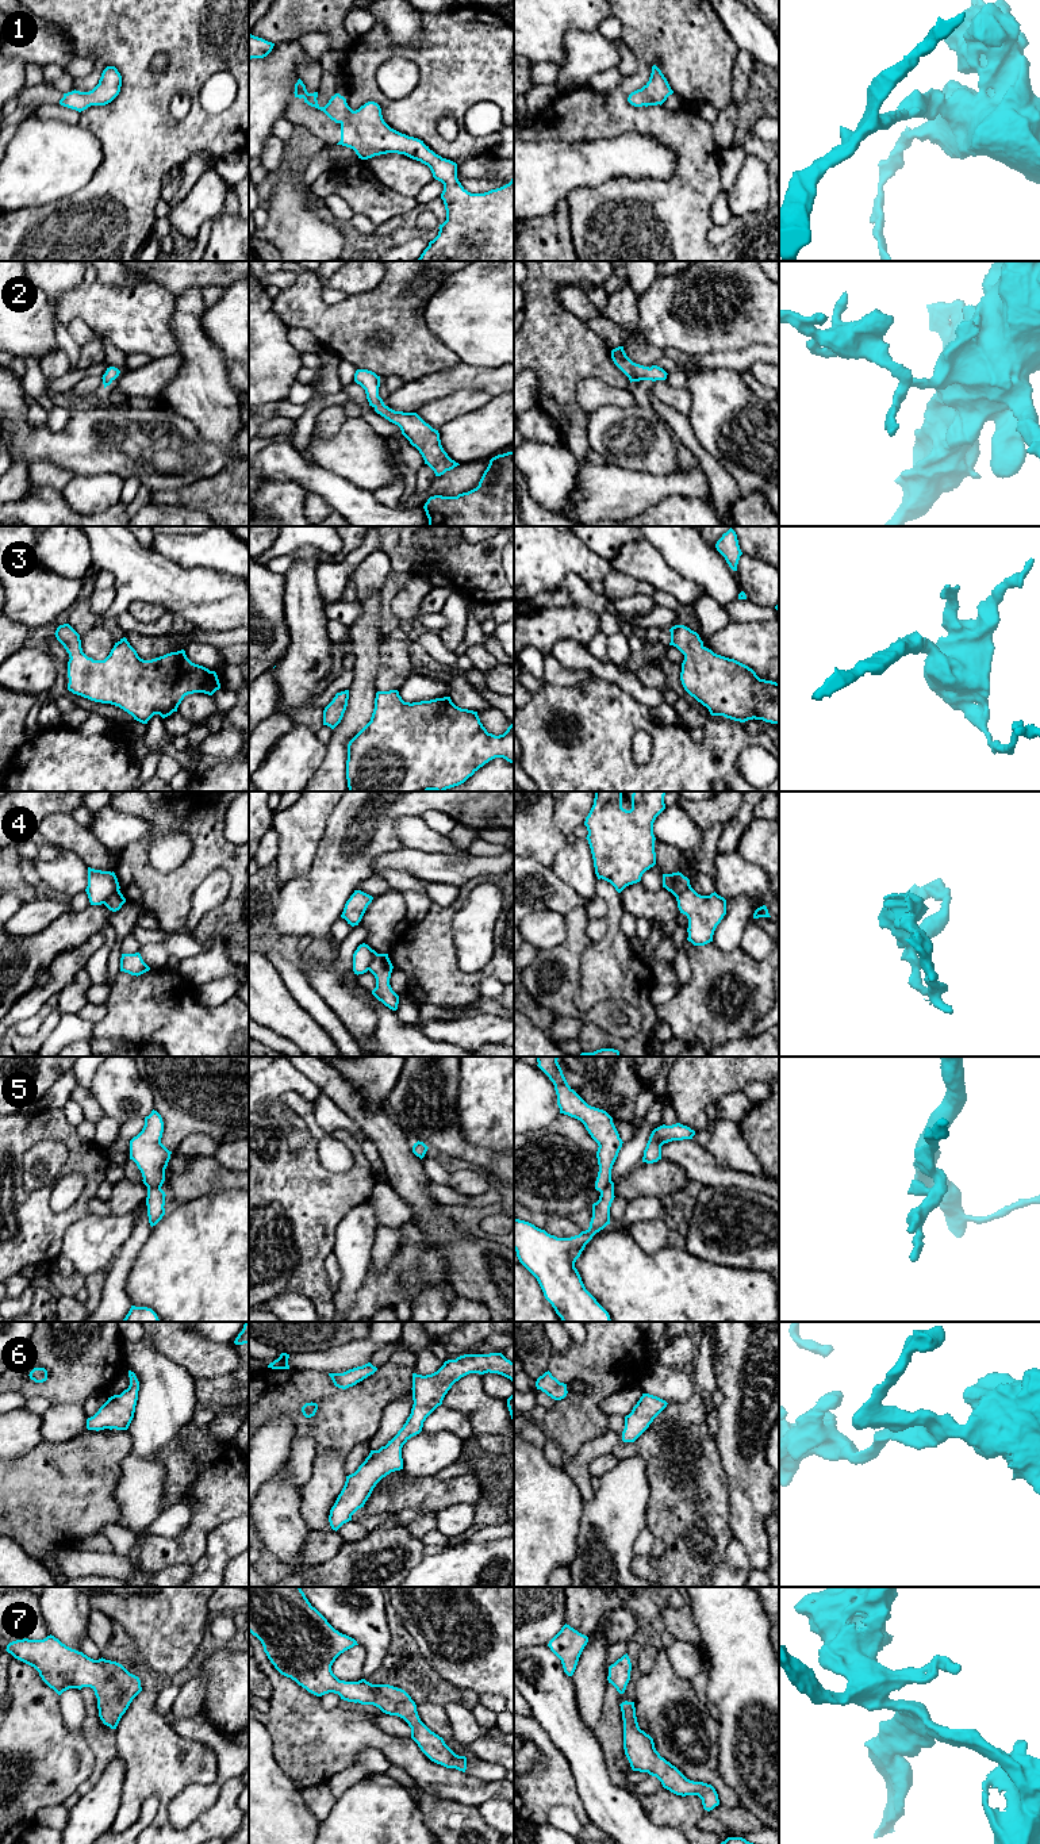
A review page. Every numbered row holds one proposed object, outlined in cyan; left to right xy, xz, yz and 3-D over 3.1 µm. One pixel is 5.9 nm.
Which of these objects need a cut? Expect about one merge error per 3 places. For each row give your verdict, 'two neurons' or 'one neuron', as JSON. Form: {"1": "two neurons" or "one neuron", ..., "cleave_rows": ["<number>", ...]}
{"1": "one neuron", "2": "one neuron", "3": "one neuron", "4": "two neurons", "5": "two neurons", "6": "one neuron", "7": "one neuron", "cleave_rows": ["4", "5"]}

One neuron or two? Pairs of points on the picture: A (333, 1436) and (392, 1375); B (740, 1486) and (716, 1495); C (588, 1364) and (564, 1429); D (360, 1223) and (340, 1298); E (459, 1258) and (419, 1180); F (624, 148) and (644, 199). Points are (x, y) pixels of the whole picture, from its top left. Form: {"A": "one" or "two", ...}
{"A": "one", "B": "two", "C": "one", "D": "one", "E": "one", "F": "two"}

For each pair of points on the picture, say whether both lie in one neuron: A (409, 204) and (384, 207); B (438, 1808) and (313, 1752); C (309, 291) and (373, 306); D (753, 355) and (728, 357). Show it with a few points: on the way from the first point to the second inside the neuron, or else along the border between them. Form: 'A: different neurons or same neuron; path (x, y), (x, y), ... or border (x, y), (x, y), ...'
A: same neuron; path (403, 204), (390, 204)
B: different neurons; border (419, 1789), (453, 1802)
C: same neuron; path (322, 307), (326, 311), (357, 311)
D: same neuron; path (747, 357), (735, 357)

